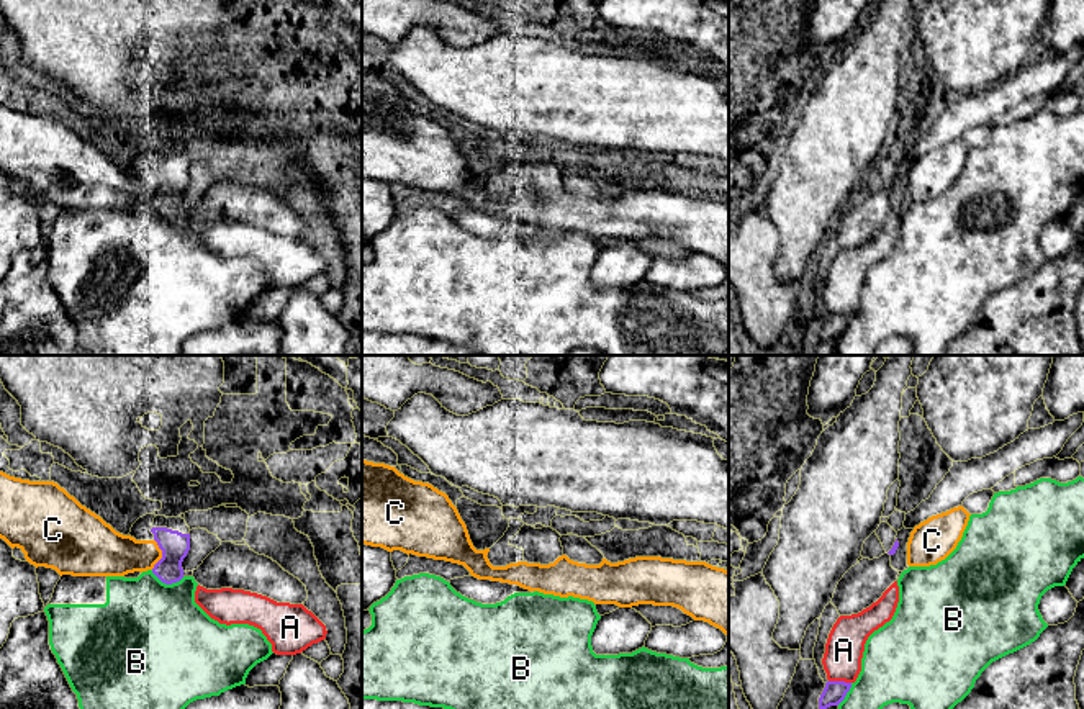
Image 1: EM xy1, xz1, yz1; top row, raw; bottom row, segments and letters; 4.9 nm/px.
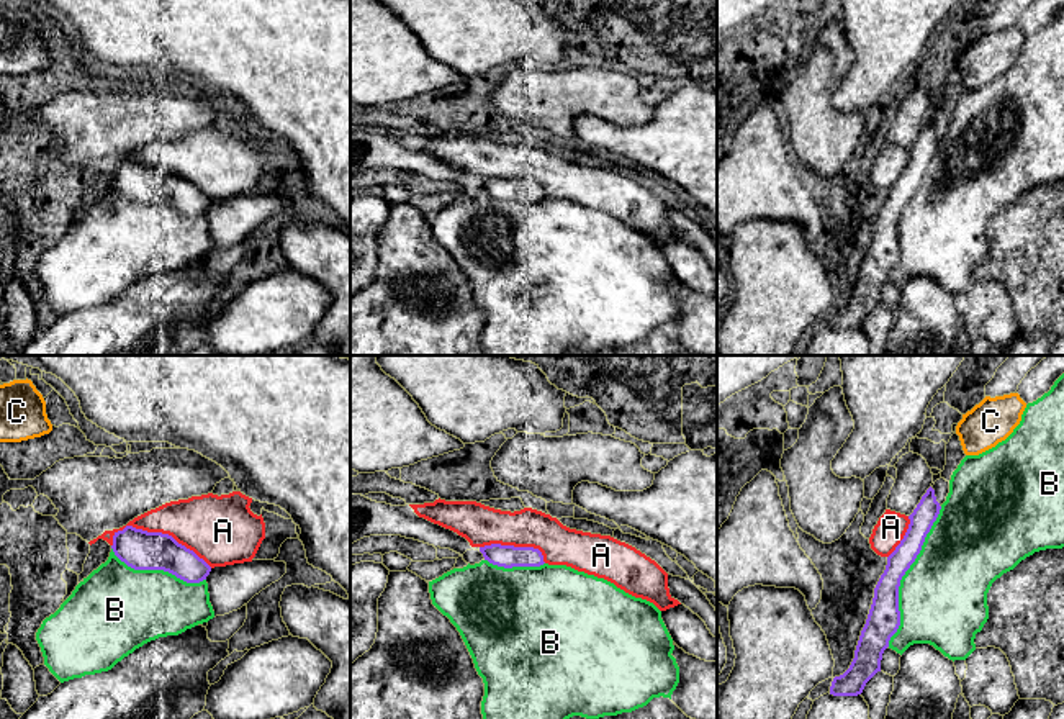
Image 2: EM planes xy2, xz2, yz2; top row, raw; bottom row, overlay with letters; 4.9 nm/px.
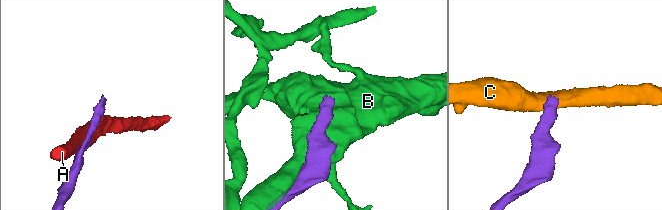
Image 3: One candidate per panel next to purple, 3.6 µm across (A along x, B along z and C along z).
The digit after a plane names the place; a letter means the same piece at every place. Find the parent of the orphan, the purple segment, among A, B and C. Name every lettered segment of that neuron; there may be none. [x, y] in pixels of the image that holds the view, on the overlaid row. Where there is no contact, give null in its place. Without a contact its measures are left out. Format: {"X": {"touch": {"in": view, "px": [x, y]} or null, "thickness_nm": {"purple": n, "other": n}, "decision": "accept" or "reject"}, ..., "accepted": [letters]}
{"A": {"touch": {"in": "xy2", "px": [161, 533]}, "thickness_nm": {"purple": 190, "other": 300}, "decision": "reject"}, "B": {"touch": {"in": "yz2", "px": [902, 575]}, "thickness_nm": {"purple": 160, "other": 440}, "decision": "reject"}, "C": {"touch": {"in": "xy1", "px": [162, 554]}, "thickness_nm": {"purple": 140, "other": 220}, "decision": "reject"}, "accepted": []}

